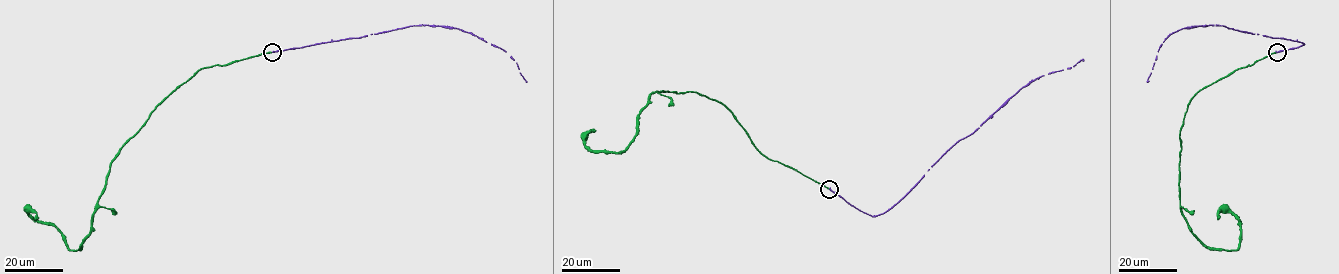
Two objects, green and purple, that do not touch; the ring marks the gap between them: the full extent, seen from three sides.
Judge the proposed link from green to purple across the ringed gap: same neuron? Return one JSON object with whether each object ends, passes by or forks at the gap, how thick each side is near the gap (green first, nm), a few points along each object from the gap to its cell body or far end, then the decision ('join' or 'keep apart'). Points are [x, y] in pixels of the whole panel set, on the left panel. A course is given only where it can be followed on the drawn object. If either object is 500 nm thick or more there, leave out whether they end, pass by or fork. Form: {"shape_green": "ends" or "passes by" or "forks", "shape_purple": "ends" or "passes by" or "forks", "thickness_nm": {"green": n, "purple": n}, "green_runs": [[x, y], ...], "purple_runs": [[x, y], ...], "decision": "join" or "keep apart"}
{"shape_green": "ends", "shape_purple": "ends", "thickness_nm": {"green": 220, "purple": 260}, "green_runs": [[271, 52], [202, 68], [164, 99], [111, 164], [92, 230], [77, 250], [28, 211], [35, 219]], "purple_runs": [[272, 52], [422, 24], [451, 26], [503, 49], [516, 62], [526, 81]], "decision": "join"}

